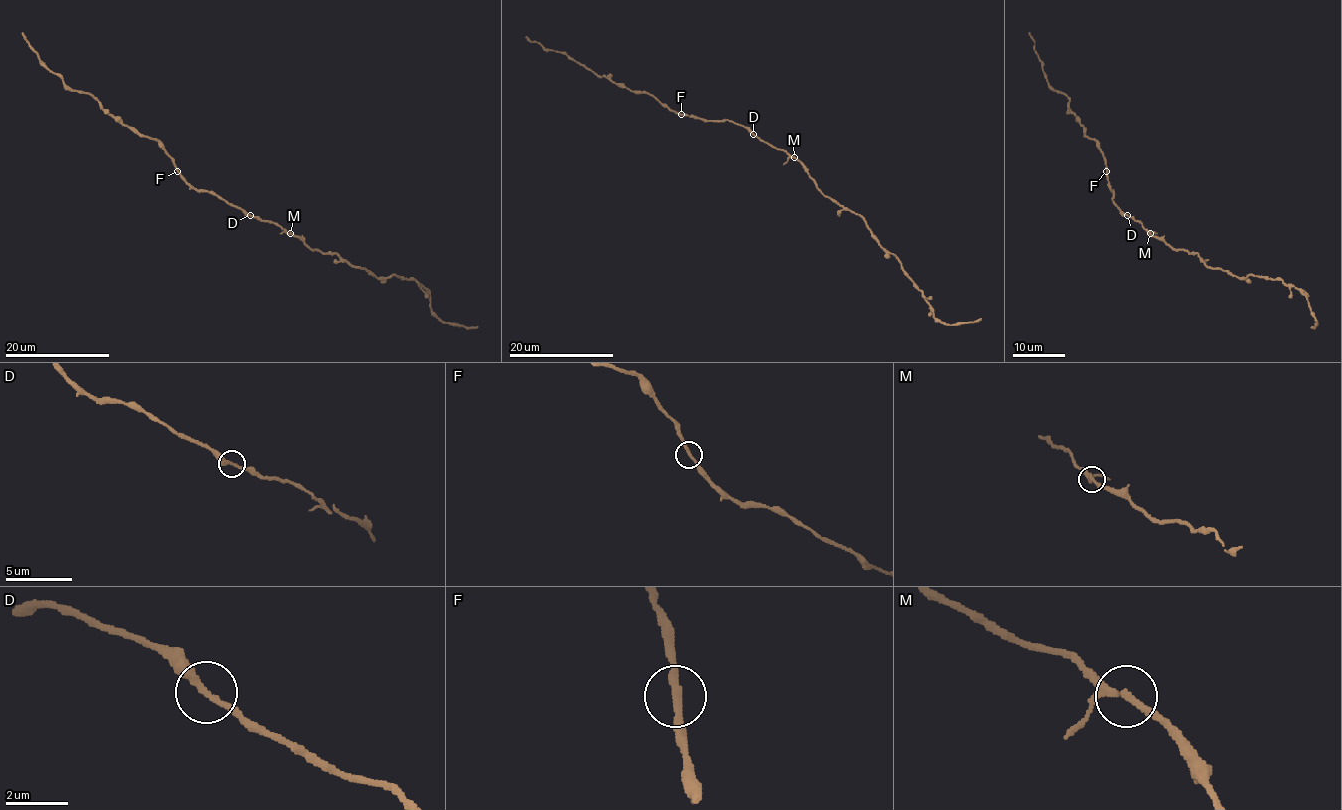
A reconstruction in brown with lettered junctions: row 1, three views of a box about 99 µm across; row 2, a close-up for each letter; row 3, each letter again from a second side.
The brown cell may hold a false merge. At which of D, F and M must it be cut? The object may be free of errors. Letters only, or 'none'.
none

